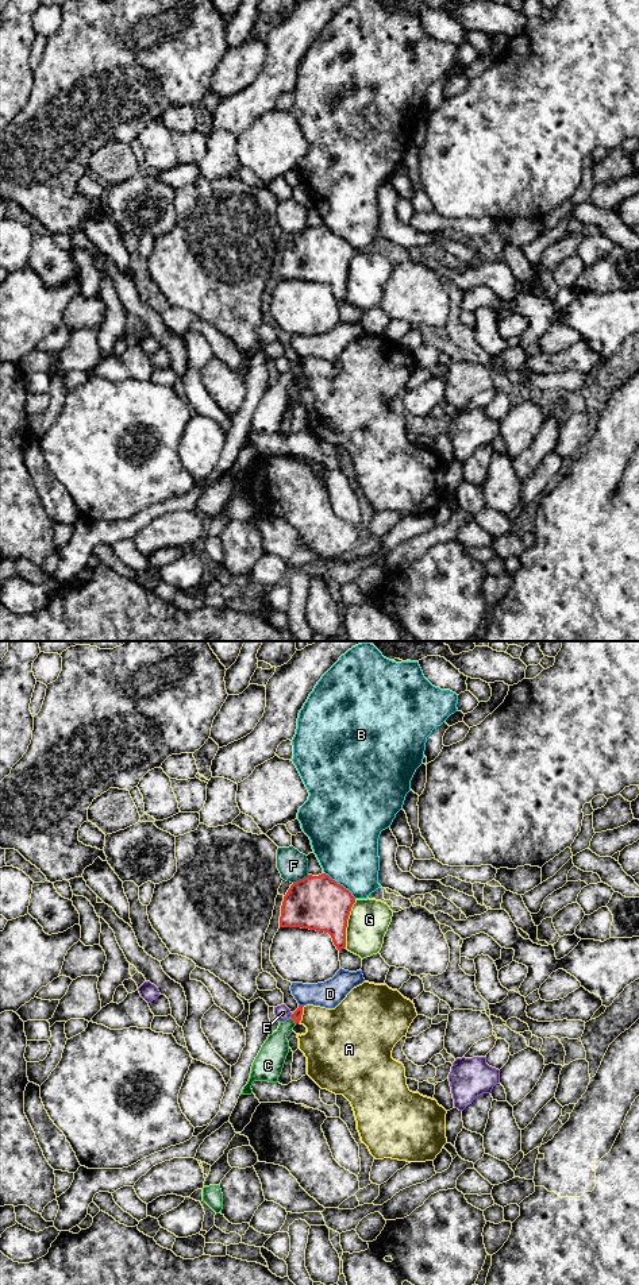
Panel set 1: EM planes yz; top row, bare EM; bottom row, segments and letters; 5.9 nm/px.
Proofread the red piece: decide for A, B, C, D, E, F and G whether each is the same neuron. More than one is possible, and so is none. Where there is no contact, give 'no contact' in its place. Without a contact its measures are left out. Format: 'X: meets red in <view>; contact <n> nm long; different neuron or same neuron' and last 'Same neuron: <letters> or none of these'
A: meets red in yz; contact 110 nm long; different neuron
B: meets red in yz; contact 240 nm long; different neuron
C: meets red in yz; contact 60 nm long; same neuron
D: meets red in yz; contact 30 nm long; different neuron
E: meets red in yz; contact 30 nm long; different neuron
F: meets red in yz; contact 110 nm long; different neuron
G: meets red in yz; contact 300 nm long; different neuron
Same neuron: C

